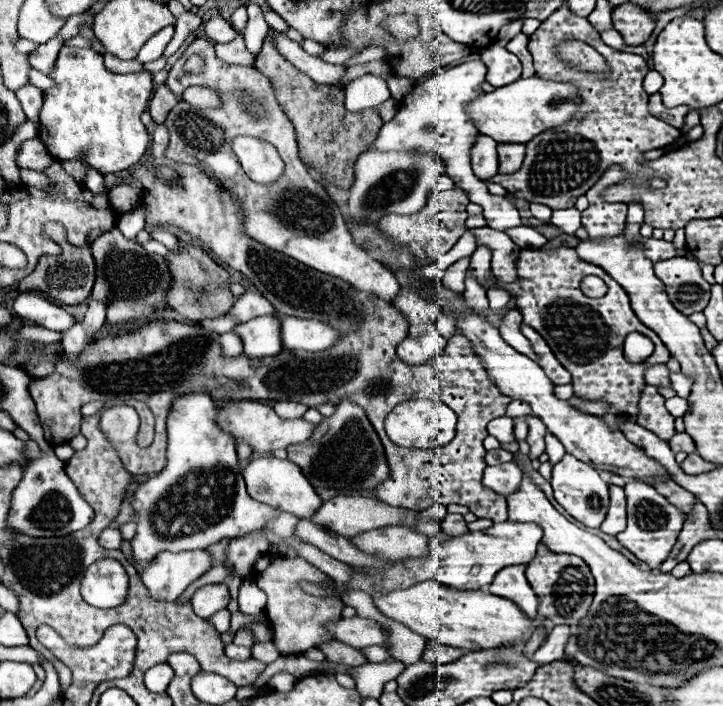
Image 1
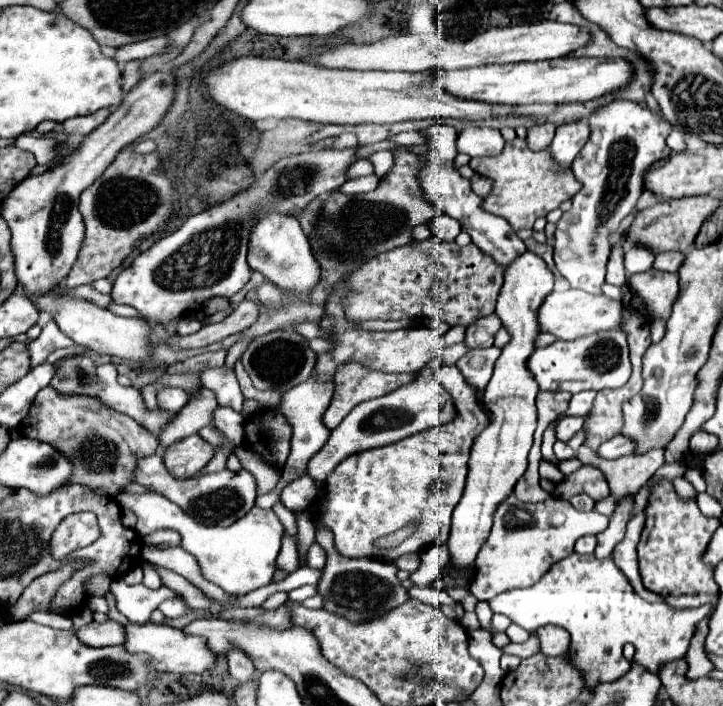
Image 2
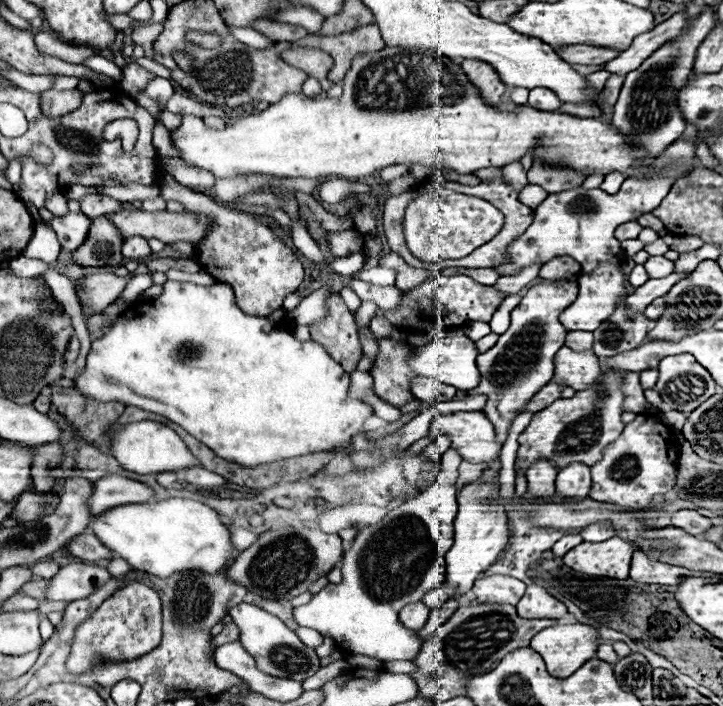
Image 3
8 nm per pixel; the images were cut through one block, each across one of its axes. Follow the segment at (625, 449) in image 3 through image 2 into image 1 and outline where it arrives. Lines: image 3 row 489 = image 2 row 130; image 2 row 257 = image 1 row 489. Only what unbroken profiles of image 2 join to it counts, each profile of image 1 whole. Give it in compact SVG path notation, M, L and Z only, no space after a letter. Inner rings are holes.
M566 454L562 462L558 462L552 470L552 486L554 486L554 498L566 508L570 516L580 520L584 526L598 528L608 512L608 484L600 478L598 470L592 466L576 460L572 454Z

